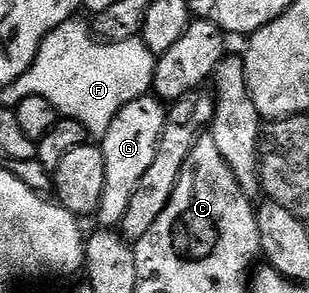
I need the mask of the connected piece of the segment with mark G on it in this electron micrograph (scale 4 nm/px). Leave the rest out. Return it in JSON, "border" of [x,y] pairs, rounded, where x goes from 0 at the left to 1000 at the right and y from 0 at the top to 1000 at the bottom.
{"border":[[[476,324],[414,352],[362,406],[362,433],[324,474],[324,505],[337,529],[337,666],[324,679],[324,706],[311,730],[314,765],[330,775],[392,771],[401,720],[414,720],[414,693],[440,655],[440,625],[492,570],[492,543],[505,543],[505,502],[518,488],[518,461],[531,447],[540,362],[495,324]]]}

